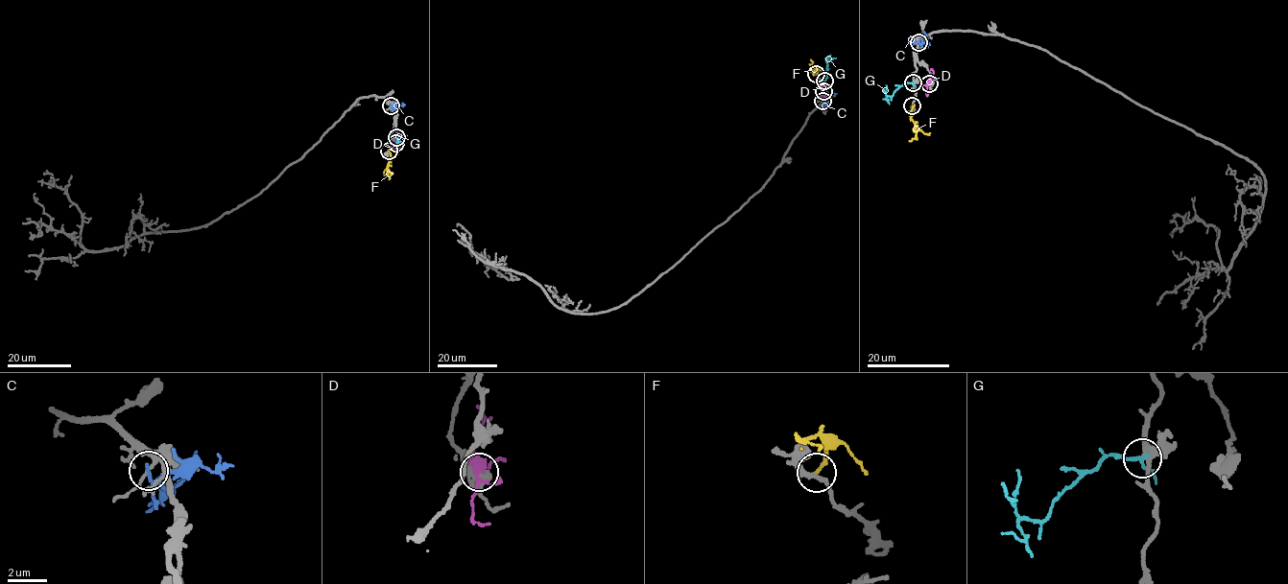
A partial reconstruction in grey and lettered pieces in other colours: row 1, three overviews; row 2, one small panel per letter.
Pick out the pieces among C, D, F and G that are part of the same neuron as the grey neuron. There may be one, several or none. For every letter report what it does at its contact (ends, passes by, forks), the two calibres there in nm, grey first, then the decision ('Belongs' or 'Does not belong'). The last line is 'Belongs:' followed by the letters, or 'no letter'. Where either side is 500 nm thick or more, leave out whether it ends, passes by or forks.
C: It forks there. Thickness 160 nm (grey) against 150 nm. Does not belong
D: Thickness 550 nm (grey) against 380 nm. Does not belong
F: It ends there. Thickness 200 nm (grey) against 190 nm. Does not belong
G: It passes by. Thickness 340 nm (grey) against 160 nm. Does not belong
Belongs: no letter

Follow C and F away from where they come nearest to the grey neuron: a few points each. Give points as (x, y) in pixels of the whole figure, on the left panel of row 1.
C: (391, 105), (405, 105)
F: (388, 151), (391, 160), (388, 170), (392, 173), (390, 178)

